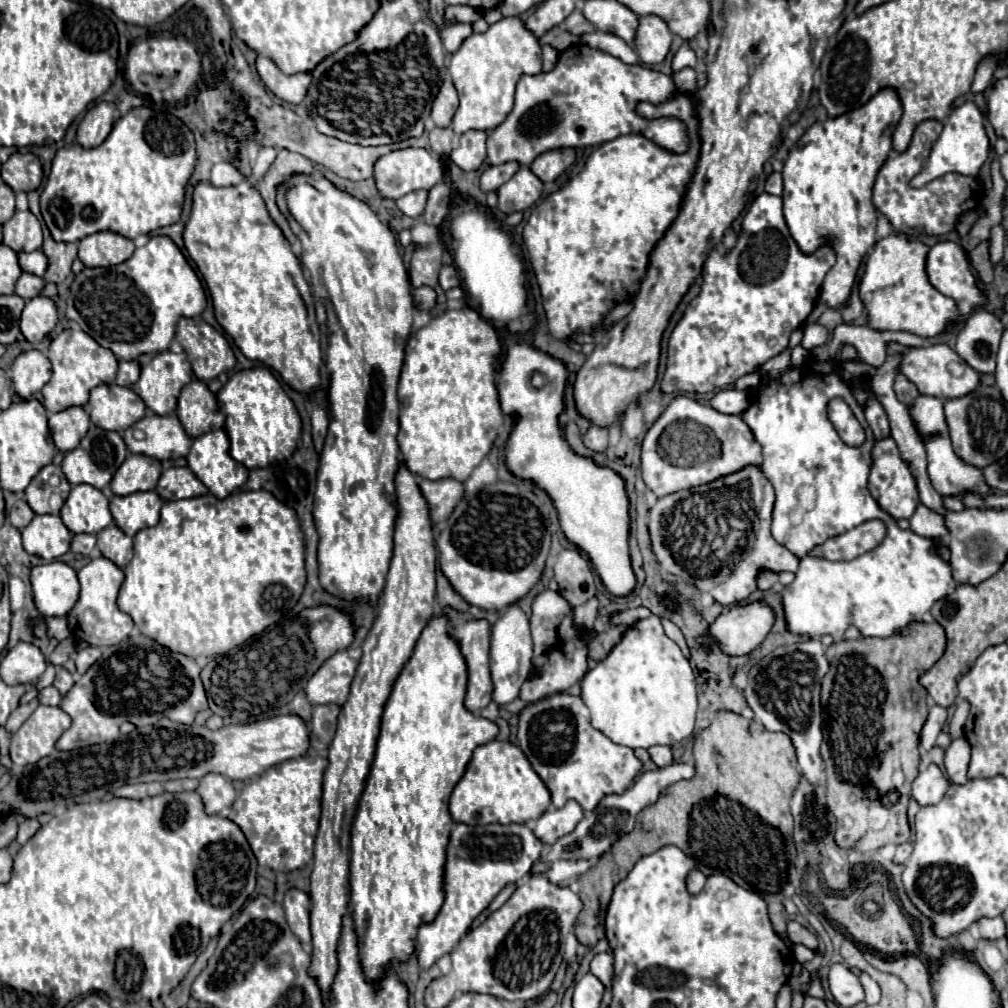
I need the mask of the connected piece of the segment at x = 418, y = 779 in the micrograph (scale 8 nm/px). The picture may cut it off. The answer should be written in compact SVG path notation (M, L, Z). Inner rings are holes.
M446 614L432 616L416 642L412 656L394 680L392 692L384 704L374 762L350 830L350 904L358 932L360 958L368 980L382 978L392 960L404 962L414 952L418 926L434 920L444 902L442 876L446 844L454 824L448 814L448 798L456 782L462 778L474 748L494 740L498 734L498 726L492 720L466 710L466 684L466 660L458 642L450 636L450 620Z

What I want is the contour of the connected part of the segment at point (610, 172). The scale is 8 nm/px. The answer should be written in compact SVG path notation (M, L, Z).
M676 94L662 104L640 102L636 112L646 118L672 116L688 124L690 150L684 154L668 152L652 144L646 136L626 134L602 144L586 162L584 170L572 178L558 196L548 196L540 202L524 224L524 246L528 250L532 268L536 266L536 278L542 292L542 304L546 310L550 332L556 340L566 340L572 332L592 332L602 322L602 318L620 302L628 302L636 296L640 280L648 266L648 254L656 242L664 236L668 226L674 222L686 186L694 174L694 166L700 152L698 138L698 116L696 102L688 94Z

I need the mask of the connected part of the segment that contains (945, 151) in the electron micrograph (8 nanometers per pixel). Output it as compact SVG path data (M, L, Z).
M966 102L958 108L954 108L954 112L948 116L944 130L940 132L936 144L932 146L930 156L924 162L920 178L914 178L912 186L924 186L926 182L934 180L936 176L948 174L948 172L958 172L958 174L964 174L964 176L976 176L980 166L988 158L988 150L990 150L990 142L988 142L988 136L986 136L986 130L984 130L984 116L976 108L976 104Z

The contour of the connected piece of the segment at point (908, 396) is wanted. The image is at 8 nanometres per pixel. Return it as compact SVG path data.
M898 374L898 376L896 376L894 390L896 390L898 400L900 400L902 404L906 404L906 406L910 406L910 404L920 396L918 388L916 388L916 386L914 386L914 384L904 376L904 374Z

